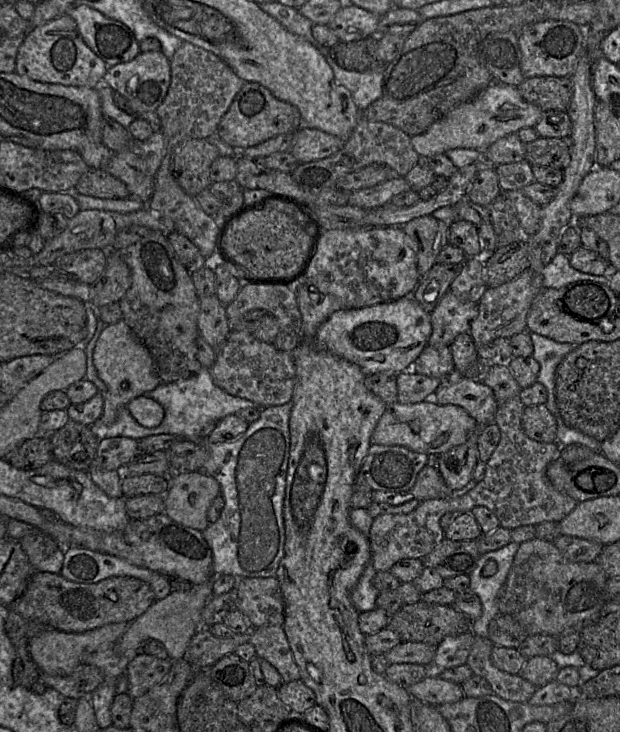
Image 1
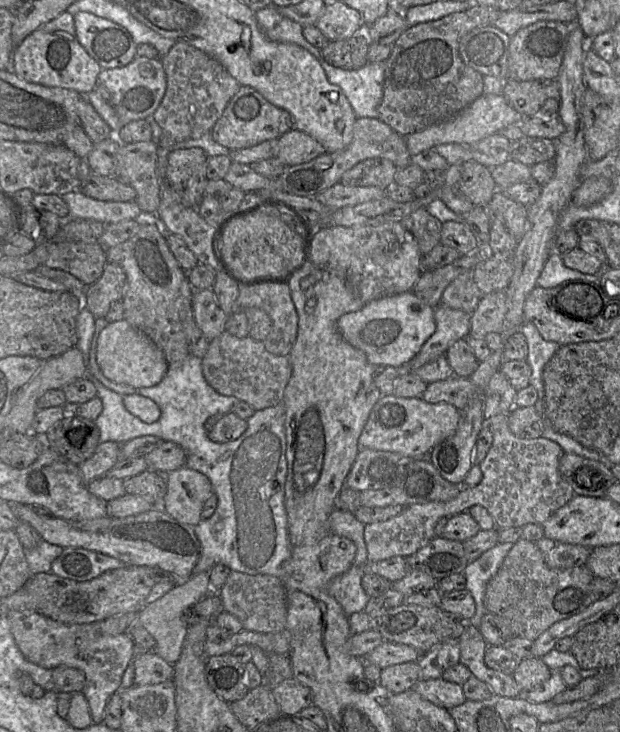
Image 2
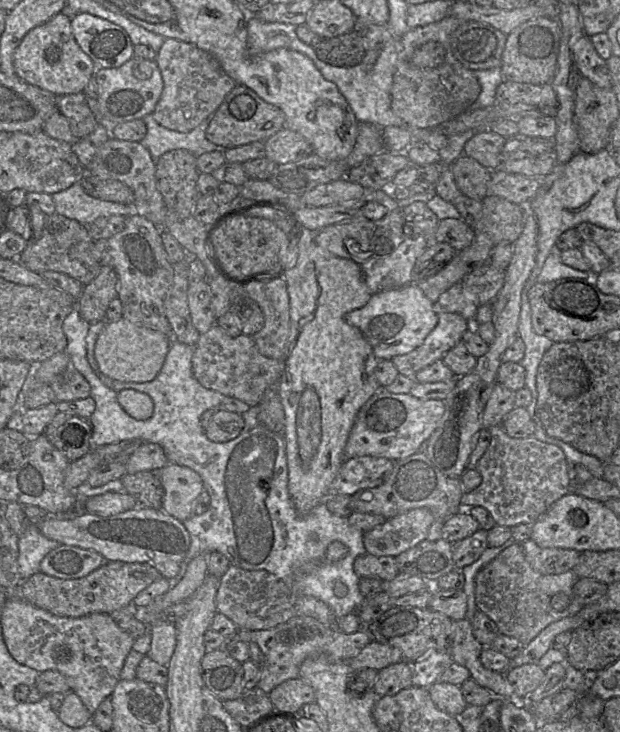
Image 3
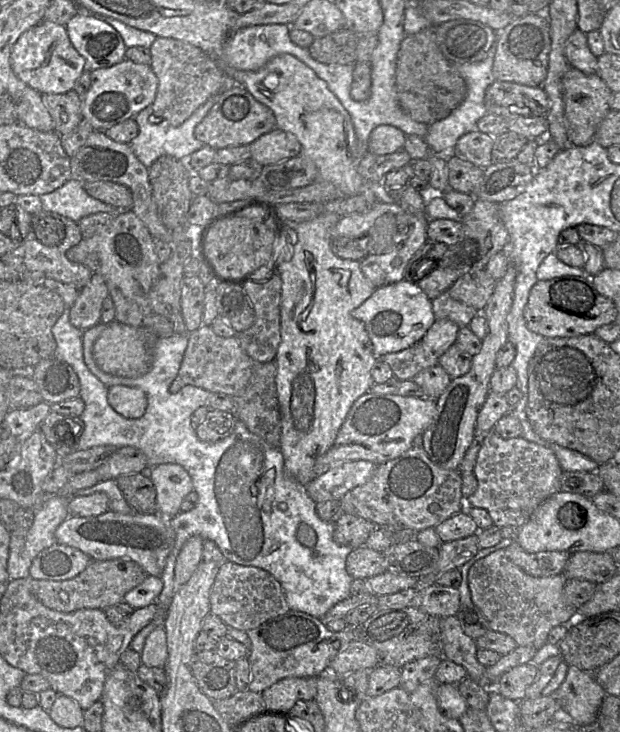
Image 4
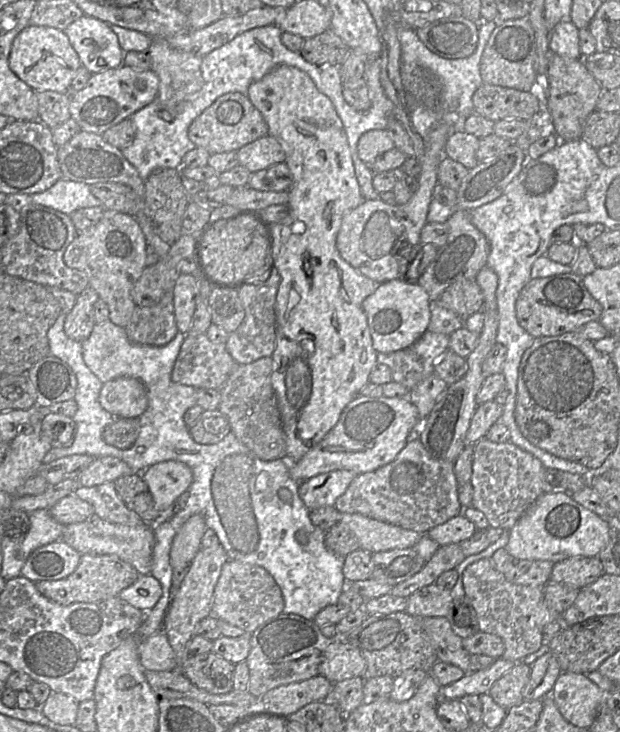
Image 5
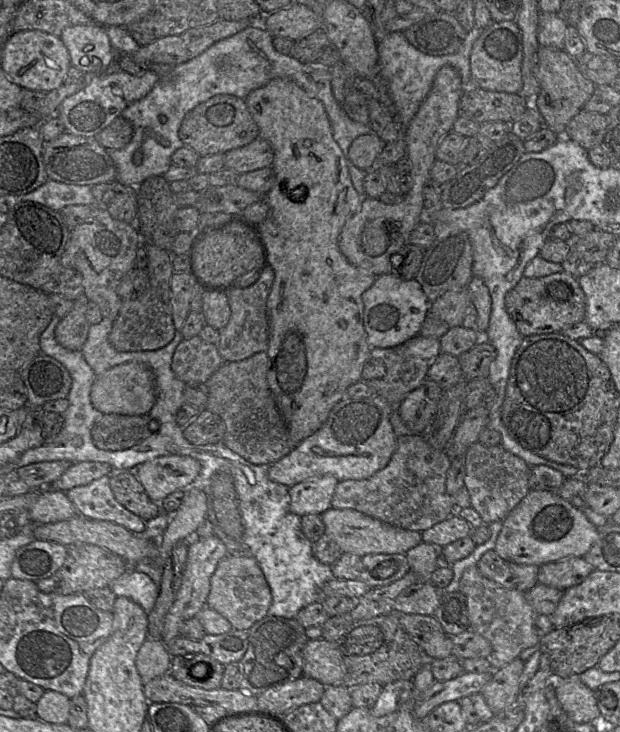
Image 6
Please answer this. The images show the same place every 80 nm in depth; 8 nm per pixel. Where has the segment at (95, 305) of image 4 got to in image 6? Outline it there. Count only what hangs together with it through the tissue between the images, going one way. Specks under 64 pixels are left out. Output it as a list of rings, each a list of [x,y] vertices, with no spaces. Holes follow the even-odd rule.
[[[84,294],[78,297],[69,313],[56,326],[55,339],[62,347],[81,350],[90,328],[85,316],[89,302]]]

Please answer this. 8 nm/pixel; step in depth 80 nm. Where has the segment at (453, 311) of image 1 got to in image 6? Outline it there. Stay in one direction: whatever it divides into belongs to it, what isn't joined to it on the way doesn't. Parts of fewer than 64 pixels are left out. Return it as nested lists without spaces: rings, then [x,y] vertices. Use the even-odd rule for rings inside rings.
[[[417,335],[392,348],[371,348],[370,358],[381,361],[386,373],[384,386],[376,395],[382,396],[392,406],[397,406],[411,391],[421,385],[433,361],[441,354],[440,341],[436,338]]]

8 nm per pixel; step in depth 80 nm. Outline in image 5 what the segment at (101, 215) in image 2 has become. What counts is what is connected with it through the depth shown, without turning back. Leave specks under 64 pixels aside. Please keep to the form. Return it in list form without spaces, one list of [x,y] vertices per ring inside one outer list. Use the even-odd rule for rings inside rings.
[[[59,179],[49,189],[32,196],[33,204],[42,205],[70,215],[81,208],[102,207],[102,203],[90,190],[90,185]]]

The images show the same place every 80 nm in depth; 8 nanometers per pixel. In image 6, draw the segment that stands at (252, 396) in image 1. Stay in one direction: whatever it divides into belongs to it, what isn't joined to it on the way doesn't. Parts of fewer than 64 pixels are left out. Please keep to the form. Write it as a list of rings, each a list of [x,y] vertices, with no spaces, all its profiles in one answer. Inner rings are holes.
[[[197,335],[178,344],[171,369],[175,377],[184,383],[204,384],[224,362],[216,345]]]

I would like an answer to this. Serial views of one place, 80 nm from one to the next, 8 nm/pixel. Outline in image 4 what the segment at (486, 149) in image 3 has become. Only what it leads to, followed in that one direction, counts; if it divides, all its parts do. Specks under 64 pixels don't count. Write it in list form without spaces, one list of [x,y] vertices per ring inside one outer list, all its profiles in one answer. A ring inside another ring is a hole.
[[[480,131],[468,132],[458,139],[453,155],[479,168],[486,168],[492,164],[493,141],[492,135]]]

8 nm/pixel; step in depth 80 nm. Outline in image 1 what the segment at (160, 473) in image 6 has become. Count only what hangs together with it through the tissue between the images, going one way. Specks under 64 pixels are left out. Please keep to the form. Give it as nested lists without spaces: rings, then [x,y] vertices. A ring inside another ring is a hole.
[[[189,471],[171,474],[170,486],[165,493],[164,513],[173,521],[199,531],[210,524],[207,511],[212,501],[221,495],[221,487],[216,479],[203,471]]]

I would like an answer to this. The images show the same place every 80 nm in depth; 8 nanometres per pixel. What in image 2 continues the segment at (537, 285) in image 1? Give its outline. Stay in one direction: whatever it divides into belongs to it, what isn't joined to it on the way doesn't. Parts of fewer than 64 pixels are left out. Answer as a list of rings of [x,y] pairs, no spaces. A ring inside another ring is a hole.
[[[505,290],[483,295],[472,313],[469,335],[484,339],[488,333],[501,333],[506,312]]]

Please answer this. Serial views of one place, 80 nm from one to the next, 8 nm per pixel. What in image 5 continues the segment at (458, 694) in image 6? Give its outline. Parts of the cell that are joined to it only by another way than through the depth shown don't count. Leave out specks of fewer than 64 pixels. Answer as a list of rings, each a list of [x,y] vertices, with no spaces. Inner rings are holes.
[[[498,658],[486,669],[466,673],[461,679],[441,687],[440,702],[442,700],[459,700],[470,694],[488,693],[492,685],[518,662],[520,661]]]

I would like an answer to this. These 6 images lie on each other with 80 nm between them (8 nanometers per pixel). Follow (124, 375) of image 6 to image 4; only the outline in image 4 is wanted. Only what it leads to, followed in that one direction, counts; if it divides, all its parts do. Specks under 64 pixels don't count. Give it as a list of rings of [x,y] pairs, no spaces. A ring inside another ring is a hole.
[[[124,385],[109,387],[107,399],[118,414],[128,419],[142,417],[148,406],[146,394],[137,387]]]

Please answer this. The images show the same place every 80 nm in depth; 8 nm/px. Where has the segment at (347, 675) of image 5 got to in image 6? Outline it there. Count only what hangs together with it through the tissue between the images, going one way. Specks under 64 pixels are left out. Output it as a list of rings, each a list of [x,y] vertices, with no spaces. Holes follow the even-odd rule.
[[[322,638],[308,640],[302,655],[303,676],[313,678],[325,686],[342,684],[347,669],[341,649],[335,641]]]

